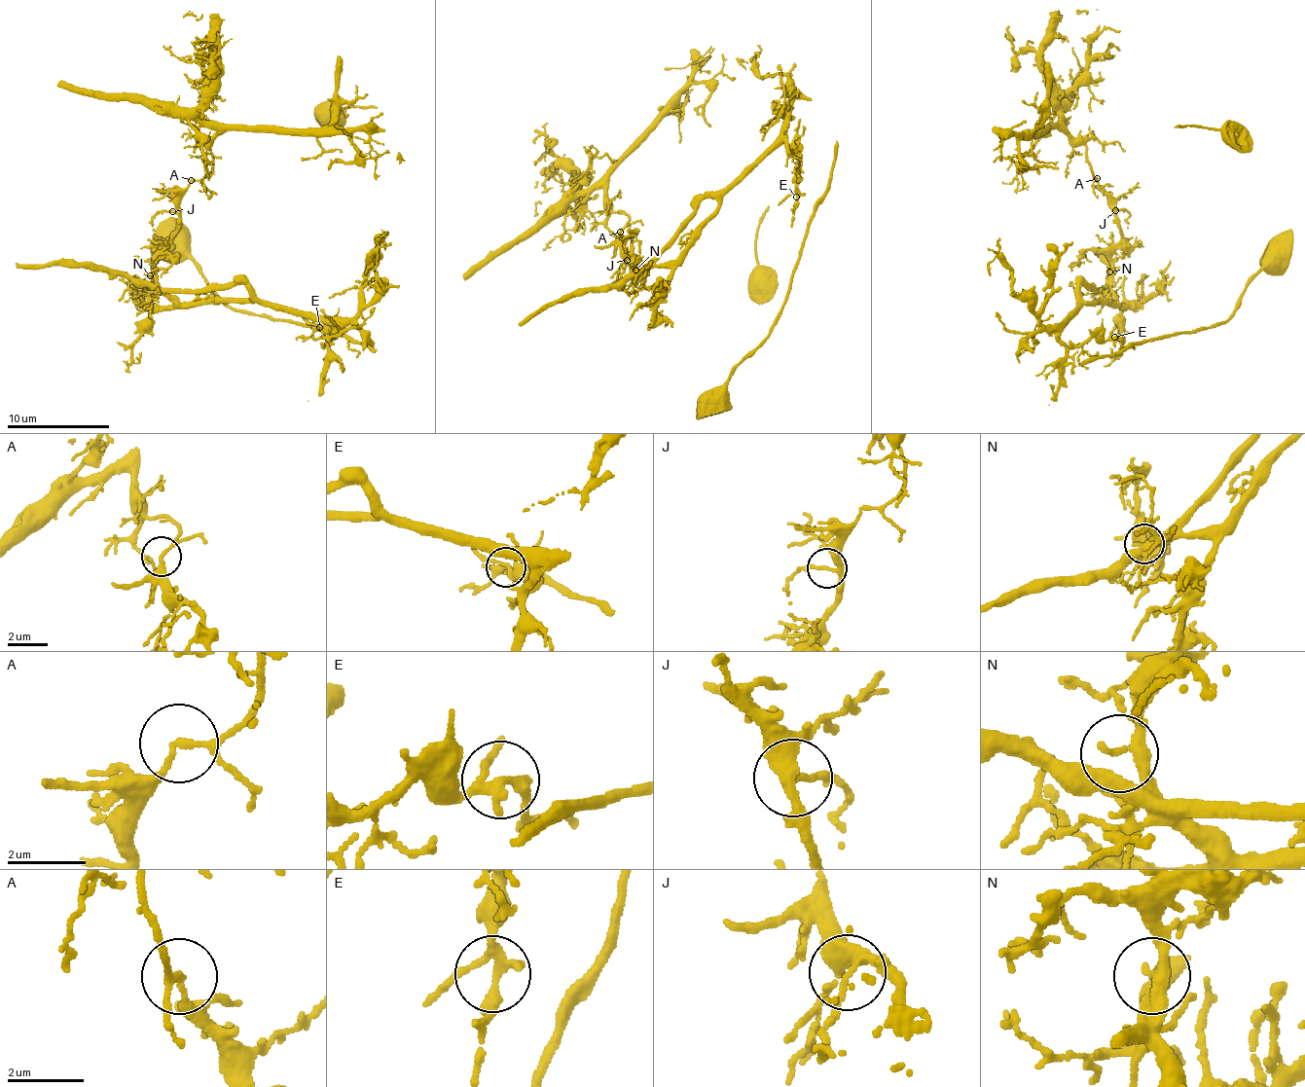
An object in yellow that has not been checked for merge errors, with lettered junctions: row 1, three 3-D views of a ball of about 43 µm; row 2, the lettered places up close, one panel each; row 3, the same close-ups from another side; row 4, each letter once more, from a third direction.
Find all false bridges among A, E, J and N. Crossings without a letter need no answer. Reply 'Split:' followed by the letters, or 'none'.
Split: A

